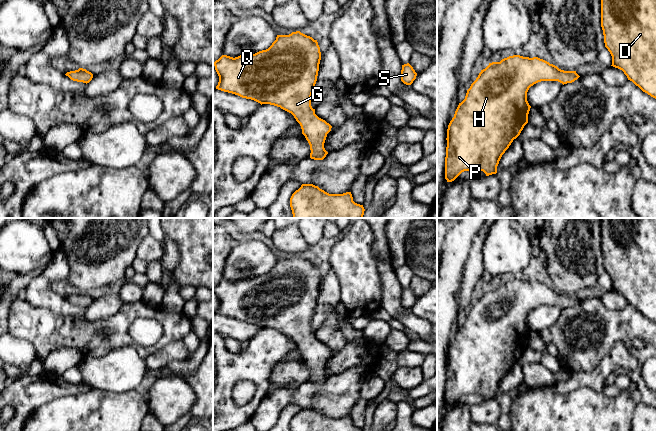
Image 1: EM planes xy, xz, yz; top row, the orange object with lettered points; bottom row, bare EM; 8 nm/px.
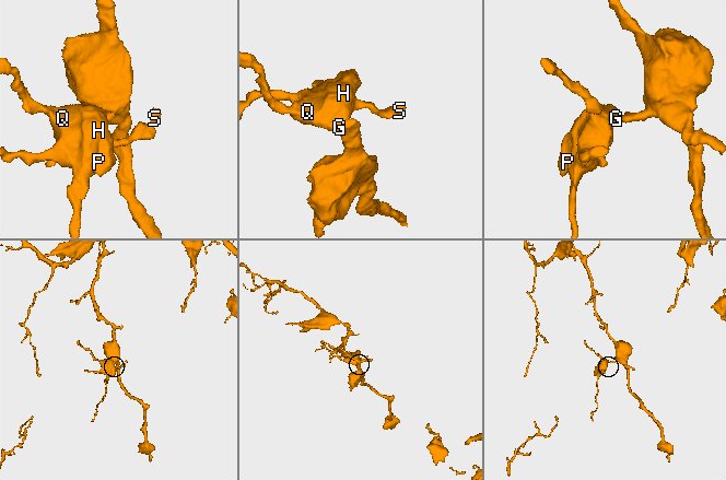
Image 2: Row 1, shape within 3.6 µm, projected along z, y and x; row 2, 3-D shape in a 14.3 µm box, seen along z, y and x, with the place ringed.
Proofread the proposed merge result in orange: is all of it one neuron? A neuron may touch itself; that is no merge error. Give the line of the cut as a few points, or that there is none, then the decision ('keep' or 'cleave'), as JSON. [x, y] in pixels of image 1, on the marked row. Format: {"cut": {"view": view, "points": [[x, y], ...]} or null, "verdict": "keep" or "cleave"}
{"cut": null, "verdict": "keep"}

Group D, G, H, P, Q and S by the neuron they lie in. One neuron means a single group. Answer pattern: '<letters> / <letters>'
D G H P Q S

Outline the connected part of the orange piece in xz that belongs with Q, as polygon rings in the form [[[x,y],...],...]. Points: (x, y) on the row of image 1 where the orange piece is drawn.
[[[300,31],[277,35],[276,40],[266,50],[235,58],[222,55],[216,60],[214,66],[219,76],[216,89],[254,100],[261,105],[274,105],[291,113],[300,124],[302,134],[310,145],[310,158],[323,160],[328,154],[324,143],[332,126],[319,118],[311,106],[320,60],[320,47],[312,37]]]

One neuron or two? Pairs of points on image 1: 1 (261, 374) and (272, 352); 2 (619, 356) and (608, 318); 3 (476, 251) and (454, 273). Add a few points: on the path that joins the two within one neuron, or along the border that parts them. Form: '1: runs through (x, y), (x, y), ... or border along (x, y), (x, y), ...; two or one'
1: runs through (261, 368), (261, 362), (266, 357); one
2: border along (634, 355), (622, 342), (616, 342), (601, 361); two
3: border along (473, 240), (459, 285); two

